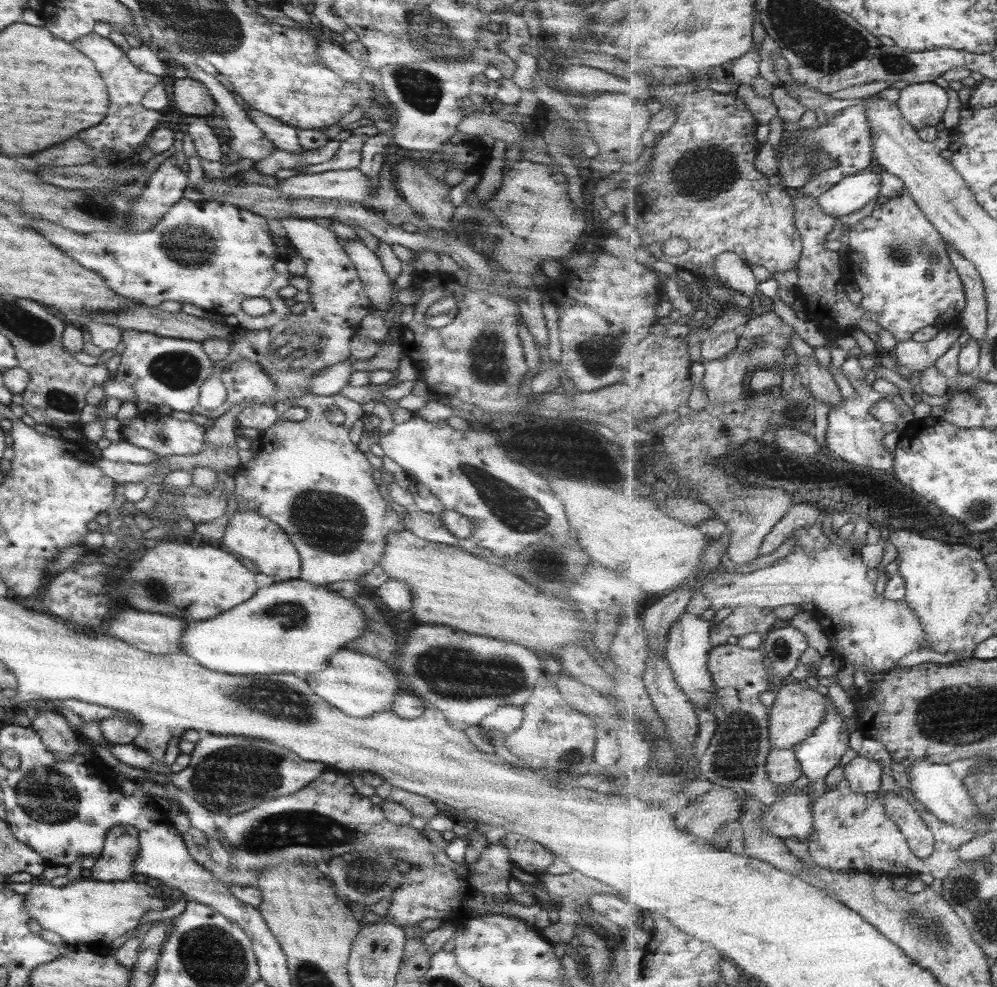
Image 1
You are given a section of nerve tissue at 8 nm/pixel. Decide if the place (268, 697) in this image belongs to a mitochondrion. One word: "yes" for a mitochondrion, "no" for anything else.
yes

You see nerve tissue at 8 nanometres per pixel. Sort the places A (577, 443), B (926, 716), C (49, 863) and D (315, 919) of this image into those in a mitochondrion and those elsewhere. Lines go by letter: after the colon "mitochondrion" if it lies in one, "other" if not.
A: other
B: mitochondrion
C: other
D: other

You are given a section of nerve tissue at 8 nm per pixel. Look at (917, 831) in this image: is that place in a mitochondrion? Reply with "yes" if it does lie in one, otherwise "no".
no

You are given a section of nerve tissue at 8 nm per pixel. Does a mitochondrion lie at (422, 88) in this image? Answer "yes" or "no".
yes

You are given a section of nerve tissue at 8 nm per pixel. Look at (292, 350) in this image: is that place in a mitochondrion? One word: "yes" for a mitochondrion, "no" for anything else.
yes

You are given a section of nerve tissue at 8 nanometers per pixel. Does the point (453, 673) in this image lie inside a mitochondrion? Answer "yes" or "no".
yes

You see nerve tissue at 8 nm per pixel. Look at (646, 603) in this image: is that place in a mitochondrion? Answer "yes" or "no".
no

